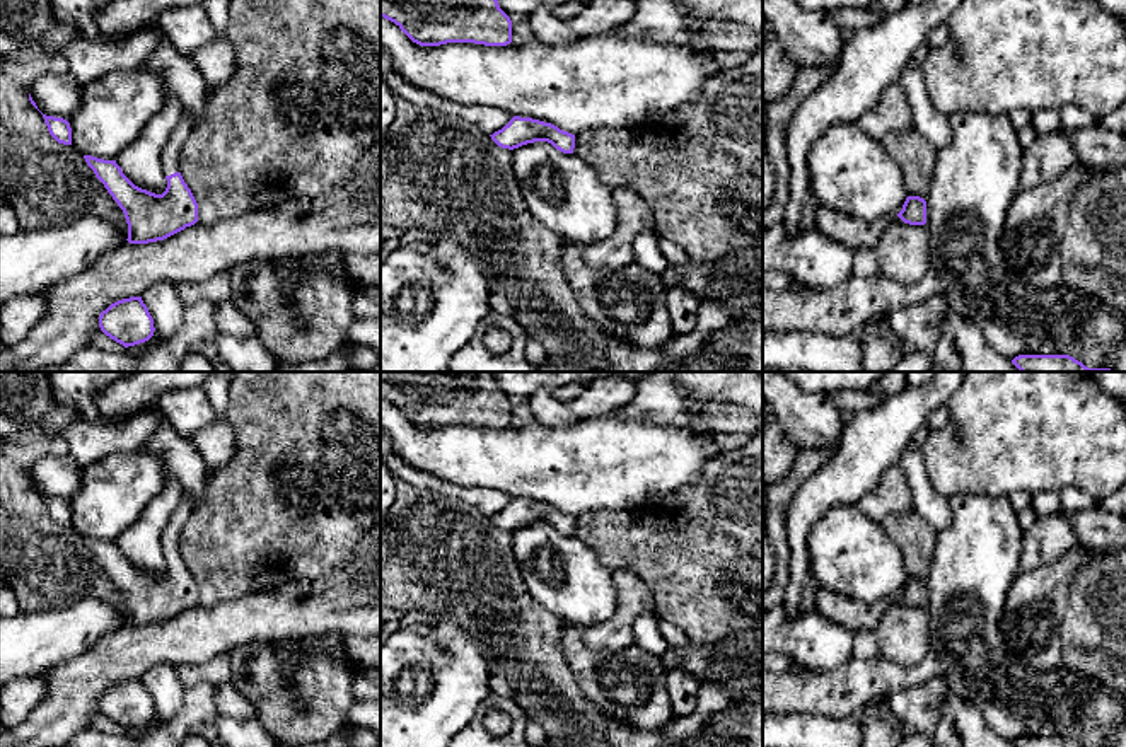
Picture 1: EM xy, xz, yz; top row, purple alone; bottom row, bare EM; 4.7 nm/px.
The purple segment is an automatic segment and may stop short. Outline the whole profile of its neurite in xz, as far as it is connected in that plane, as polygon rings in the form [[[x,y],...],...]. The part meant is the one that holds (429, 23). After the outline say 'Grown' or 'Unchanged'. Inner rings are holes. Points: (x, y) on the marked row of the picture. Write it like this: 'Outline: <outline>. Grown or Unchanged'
Outline: [[[380,0],[380,17],[394,22],[420,46],[447,43],[507,46],[512,43],[512,20],[500,9],[498,0]]]. Unchanged

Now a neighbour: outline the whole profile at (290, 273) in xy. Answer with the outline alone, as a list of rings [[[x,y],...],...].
[[[324,251],[321,254],[273,261],[283,300],[293,305],[299,287],[312,275],[348,280],[343,258],[338,251]]]

